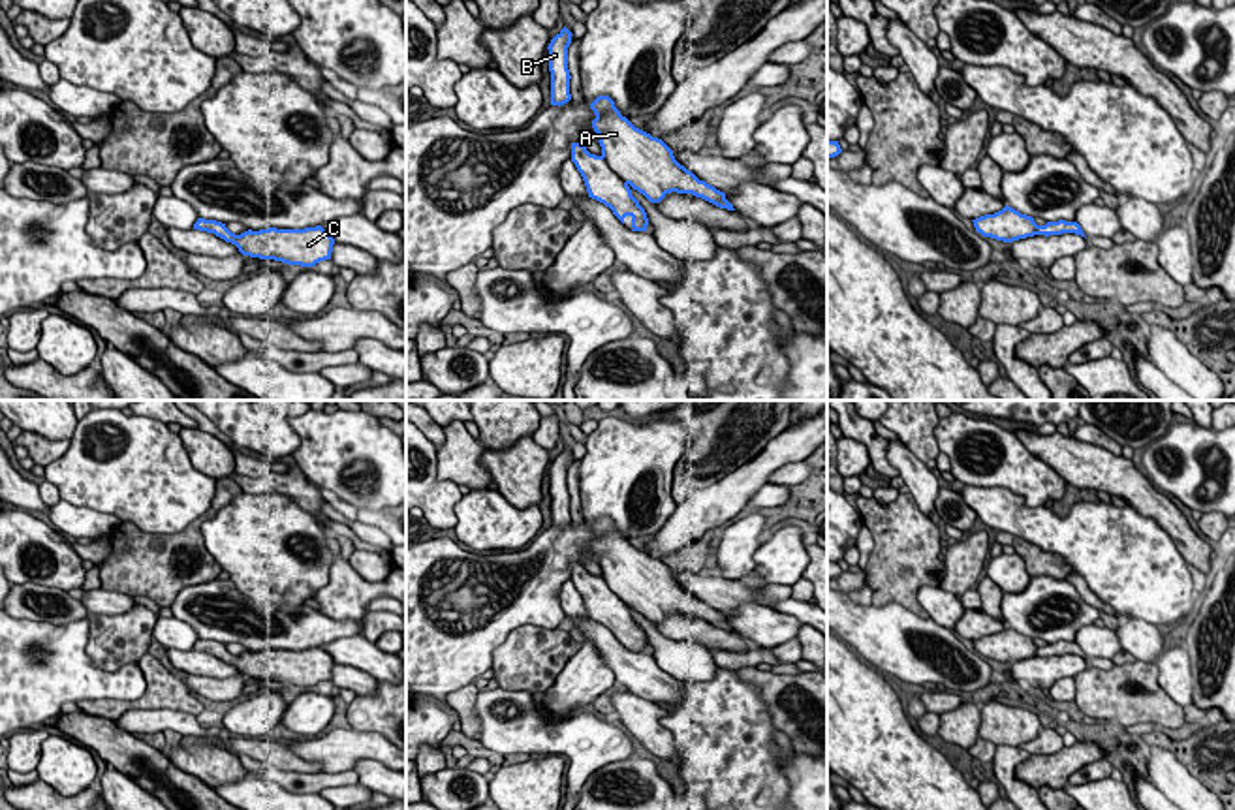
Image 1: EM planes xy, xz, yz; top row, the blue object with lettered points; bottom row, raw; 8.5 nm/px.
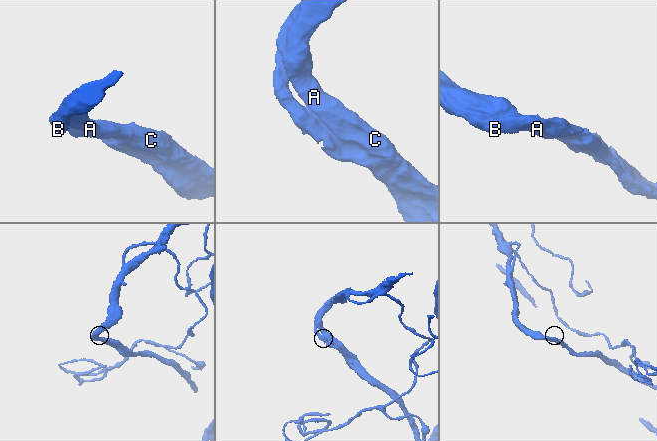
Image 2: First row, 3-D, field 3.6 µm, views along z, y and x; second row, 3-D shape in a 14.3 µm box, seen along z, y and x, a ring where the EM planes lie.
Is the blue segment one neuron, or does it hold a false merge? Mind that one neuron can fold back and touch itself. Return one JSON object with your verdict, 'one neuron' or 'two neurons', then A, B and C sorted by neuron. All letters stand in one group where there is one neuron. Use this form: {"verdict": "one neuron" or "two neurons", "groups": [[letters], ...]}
{"verdict": "one neuron", "groups": [["A", "B", "C"]]}

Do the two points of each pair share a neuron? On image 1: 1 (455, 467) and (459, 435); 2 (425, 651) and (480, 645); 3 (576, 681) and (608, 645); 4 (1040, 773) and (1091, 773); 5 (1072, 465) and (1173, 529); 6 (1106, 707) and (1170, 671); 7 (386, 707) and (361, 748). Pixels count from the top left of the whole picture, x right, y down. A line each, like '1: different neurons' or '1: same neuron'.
1: same neuron
2: same neuron
3: different neurons
4: different neurons
5: same neuron
6: different neurons
7: different neurons

